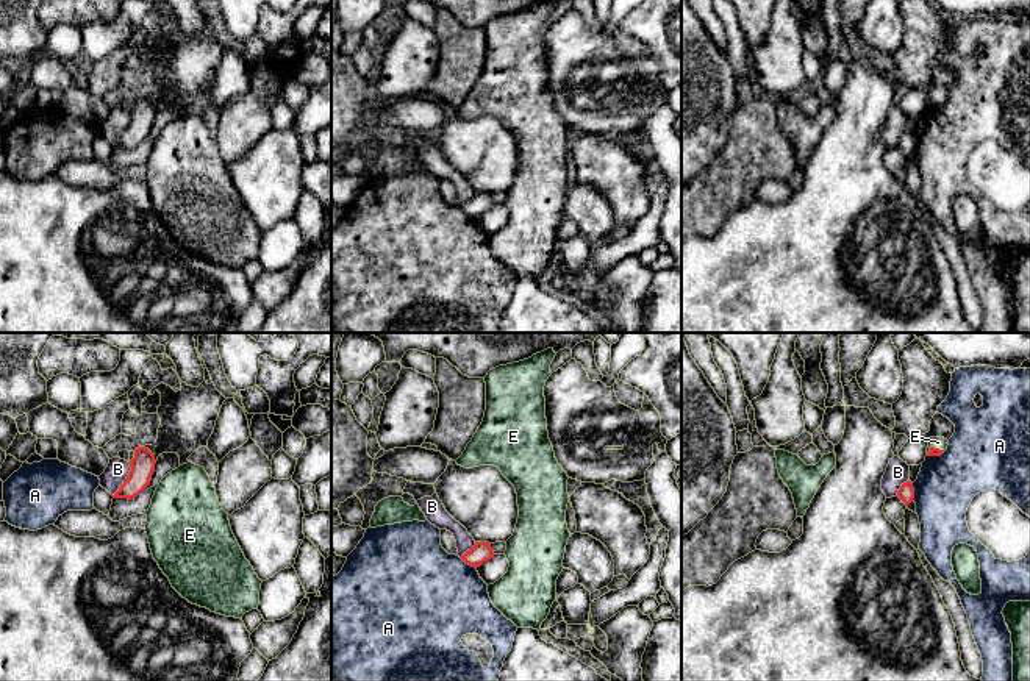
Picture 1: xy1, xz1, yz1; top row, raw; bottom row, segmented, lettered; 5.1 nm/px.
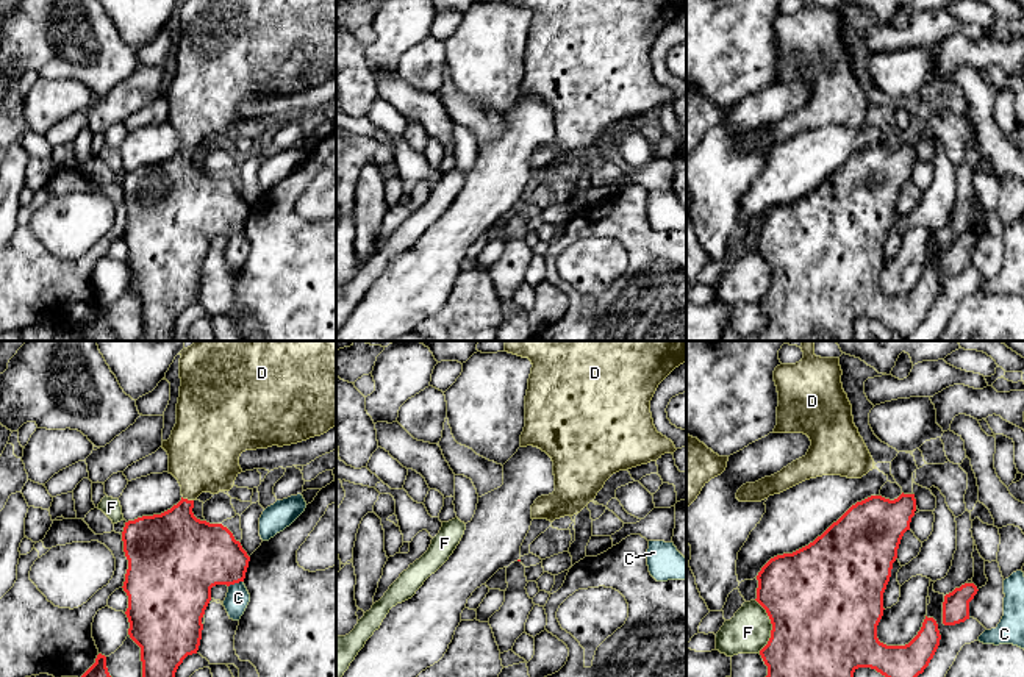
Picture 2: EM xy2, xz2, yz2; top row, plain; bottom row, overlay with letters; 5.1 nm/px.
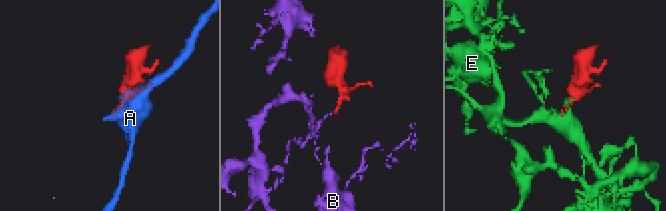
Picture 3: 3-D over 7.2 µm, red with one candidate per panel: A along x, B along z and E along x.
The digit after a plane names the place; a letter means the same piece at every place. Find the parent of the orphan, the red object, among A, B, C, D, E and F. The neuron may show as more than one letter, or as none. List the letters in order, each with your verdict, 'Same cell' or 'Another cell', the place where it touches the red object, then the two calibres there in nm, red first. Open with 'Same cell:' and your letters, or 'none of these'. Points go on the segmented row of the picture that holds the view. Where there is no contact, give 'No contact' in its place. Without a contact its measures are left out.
Same cell: D, E
A: Another cell. Touches red at yz1 (913, 492). Thickness 80 nm (red) against 300 nm
B: Another cell. Touches red at xy1 (125, 480). Thickness 120 nm (red) against 120 nm
C: Another cell. Touches red at xy2 (235, 582). Thickness 380 nm (red) against 120 nm
D: Same cell. Touches red at xy2 (186, 499). Thickness 360 nm (red) against 360 nm
E: Same cell. Touches red at yz1 (933, 447). Thickness 50 nm (red) against 60 nm
F: Another cell. Touches red at yz2 (773, 626). Thickness 500 nm (red) against 220 nm

